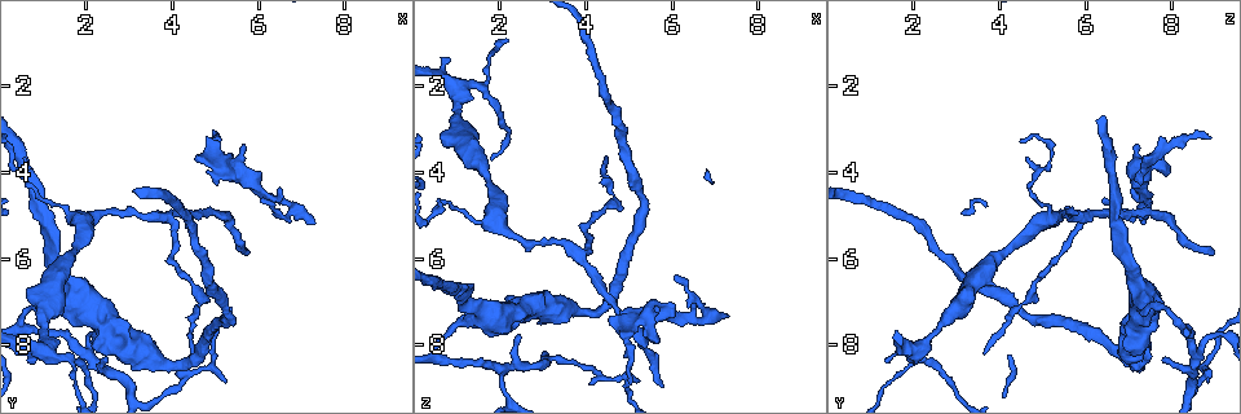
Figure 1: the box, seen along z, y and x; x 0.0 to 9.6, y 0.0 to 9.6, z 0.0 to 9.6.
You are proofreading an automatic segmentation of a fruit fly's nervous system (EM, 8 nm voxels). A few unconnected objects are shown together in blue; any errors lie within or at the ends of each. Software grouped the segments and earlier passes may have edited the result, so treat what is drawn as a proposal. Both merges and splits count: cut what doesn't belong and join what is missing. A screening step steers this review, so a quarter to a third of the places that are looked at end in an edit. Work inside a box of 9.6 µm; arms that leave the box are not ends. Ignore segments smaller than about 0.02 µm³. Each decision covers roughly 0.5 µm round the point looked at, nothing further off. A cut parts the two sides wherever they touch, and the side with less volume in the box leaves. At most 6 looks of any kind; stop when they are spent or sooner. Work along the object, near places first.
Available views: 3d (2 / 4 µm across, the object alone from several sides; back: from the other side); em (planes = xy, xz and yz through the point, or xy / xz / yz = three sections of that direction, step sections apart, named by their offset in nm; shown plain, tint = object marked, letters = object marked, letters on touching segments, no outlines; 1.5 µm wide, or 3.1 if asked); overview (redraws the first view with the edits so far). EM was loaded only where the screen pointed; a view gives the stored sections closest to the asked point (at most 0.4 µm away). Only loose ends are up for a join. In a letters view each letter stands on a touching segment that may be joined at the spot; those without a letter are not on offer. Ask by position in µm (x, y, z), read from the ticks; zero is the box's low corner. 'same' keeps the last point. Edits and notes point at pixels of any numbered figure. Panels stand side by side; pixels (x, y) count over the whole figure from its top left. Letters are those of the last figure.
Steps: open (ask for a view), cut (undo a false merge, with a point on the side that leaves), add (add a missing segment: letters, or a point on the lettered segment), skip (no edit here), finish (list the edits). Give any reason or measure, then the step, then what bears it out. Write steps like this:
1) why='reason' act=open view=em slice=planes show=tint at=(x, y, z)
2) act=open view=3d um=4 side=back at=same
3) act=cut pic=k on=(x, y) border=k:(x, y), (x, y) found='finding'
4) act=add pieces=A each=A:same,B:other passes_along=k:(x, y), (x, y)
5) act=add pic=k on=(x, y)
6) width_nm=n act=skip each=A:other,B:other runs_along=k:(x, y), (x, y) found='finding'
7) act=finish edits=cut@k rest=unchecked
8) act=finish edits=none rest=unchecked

why='narrows sharply' act=open view=3d um=2 at=(1.40, 7.75, 8.50)

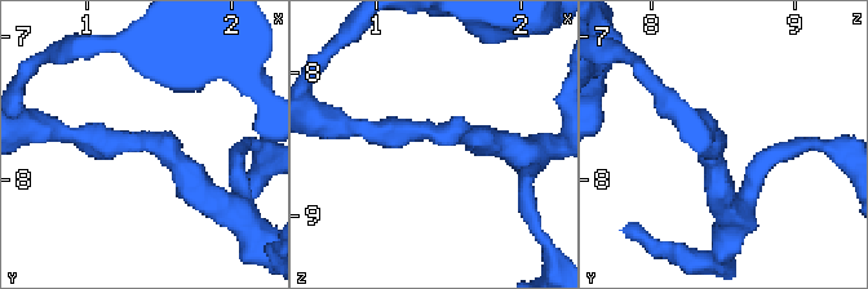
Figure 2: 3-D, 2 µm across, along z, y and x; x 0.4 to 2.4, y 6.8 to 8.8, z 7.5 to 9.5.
arm_widths_nm=200,220 why='shape alone is not enough' act=open view=em slice=yz step=8 show=tint at=(1.38, 7.76, 8.42)

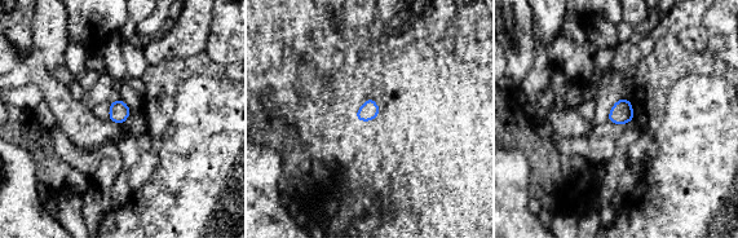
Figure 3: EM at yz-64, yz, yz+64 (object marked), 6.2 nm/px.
act=open view=em slice=planes show=letters at=same

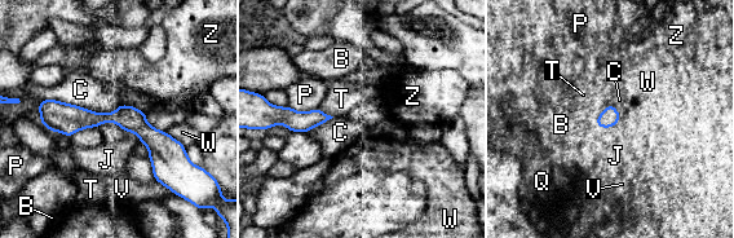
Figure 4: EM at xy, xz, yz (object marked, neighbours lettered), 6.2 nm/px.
longest_contact=C:500nm act=skip each=B:other,C:other,J:other,P:other,Q:other,T:other,V:other,W:other,Z:other border=4:(41, 100), (102, 113), (122, 104) found='all the same cell'

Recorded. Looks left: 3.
why='an open end' act=open view=em slice=planes show=letters at=(0.65, 8.40, 1.35)

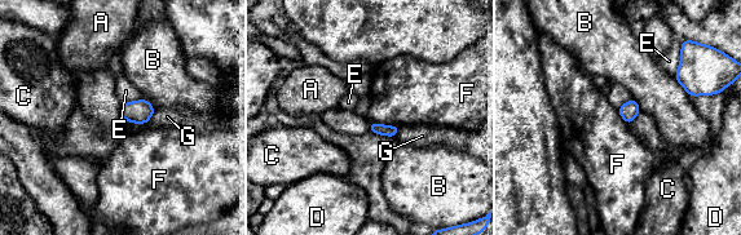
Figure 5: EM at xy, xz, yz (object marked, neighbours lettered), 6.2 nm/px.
act=skip each=A:other,B:other,C:other,D:other,E:other,F:other,G:other border=5:(370, 122), (400, 127) found='no lettered segment goes on from it'

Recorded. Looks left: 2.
why='free end' act=open view=3d um=2 at=(7.35, 5.20, 7.35)

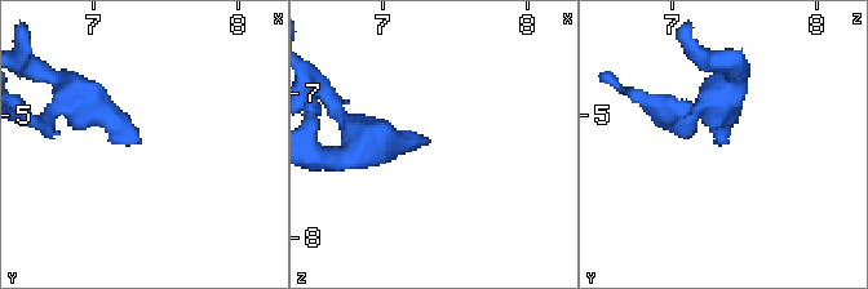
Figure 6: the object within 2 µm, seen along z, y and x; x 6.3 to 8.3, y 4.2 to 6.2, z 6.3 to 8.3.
act=open view=em slice=planes show=letters at=(7.34, 5.20, 7.32)

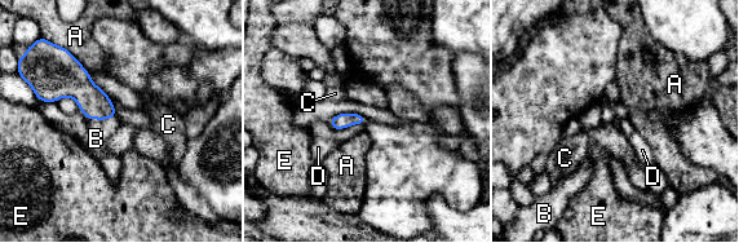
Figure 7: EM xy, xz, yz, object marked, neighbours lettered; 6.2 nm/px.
act=add pieces=B each=A:other,B:same,C:other,D:other,E:other passes_along=7:(94, 104), (106, 118), (96, 138) found='the cell continues'

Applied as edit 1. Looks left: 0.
act=finish edits=add@7 rest=unchecked

